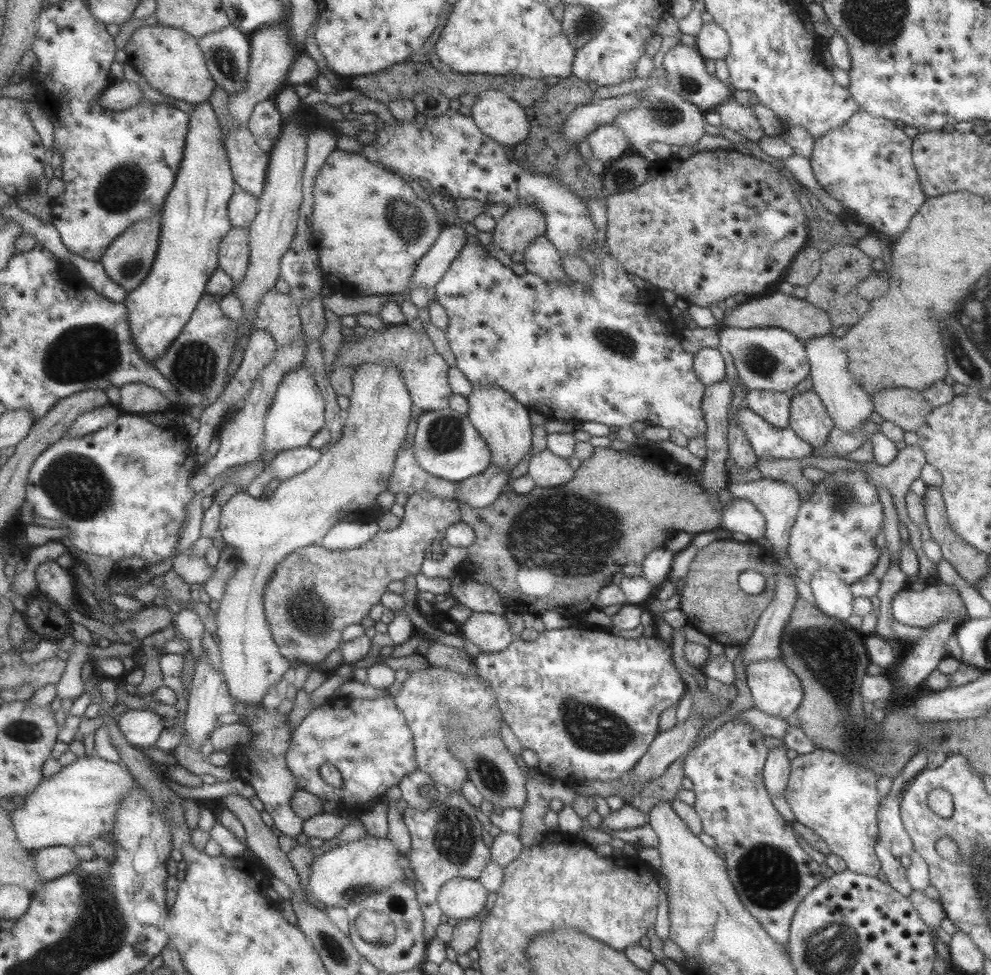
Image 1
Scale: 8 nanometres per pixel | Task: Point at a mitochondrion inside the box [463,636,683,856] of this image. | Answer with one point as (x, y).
(596, 729)

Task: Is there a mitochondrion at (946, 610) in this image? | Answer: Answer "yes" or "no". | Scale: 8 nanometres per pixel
no

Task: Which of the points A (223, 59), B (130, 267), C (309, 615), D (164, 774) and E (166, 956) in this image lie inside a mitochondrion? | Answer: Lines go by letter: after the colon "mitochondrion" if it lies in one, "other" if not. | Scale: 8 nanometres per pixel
A: mitochondrion
B: mitochondrion
C: mitochondrion
D: other
E: other

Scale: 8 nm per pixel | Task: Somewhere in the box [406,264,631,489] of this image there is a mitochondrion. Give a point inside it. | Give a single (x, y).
(444, 434)

